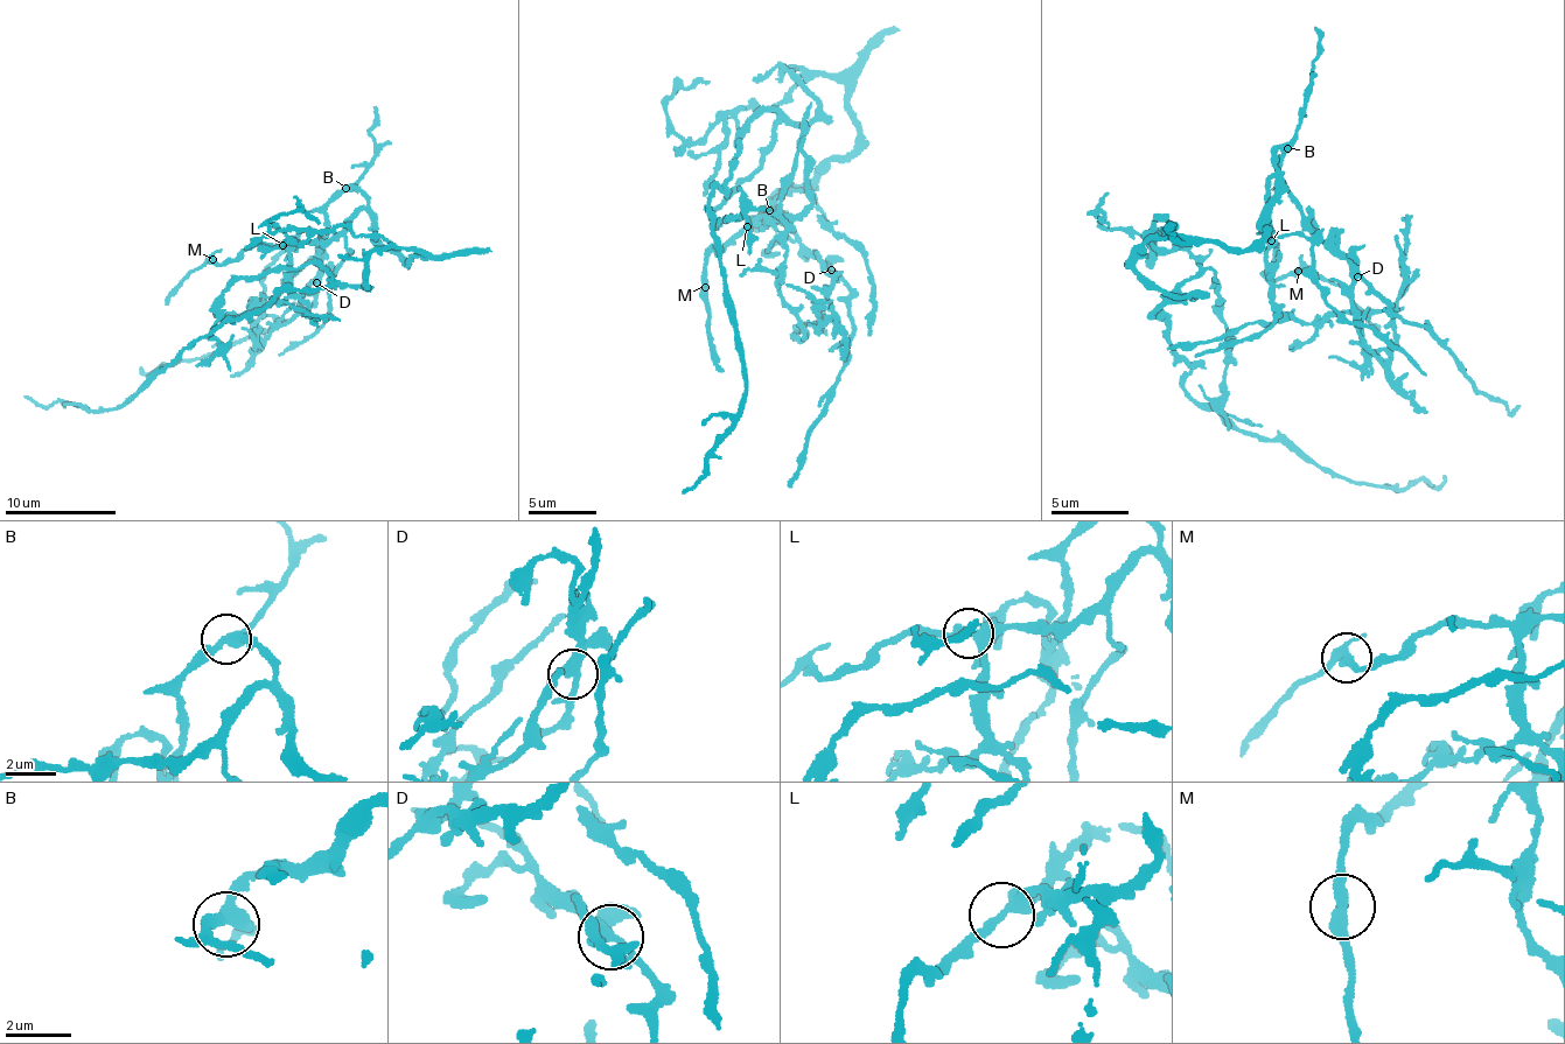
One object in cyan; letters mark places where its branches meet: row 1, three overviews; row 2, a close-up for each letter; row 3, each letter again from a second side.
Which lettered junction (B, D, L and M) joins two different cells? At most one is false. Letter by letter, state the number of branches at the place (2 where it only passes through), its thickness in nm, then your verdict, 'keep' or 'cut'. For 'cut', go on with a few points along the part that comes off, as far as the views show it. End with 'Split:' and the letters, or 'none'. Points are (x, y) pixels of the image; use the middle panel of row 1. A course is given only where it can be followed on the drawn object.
B: 3 | 340 nm | keep
D: 3 | 340 nm | keep
L: 3 | 320 nm | keep
M: 3 | 320 nm | keep
Split: none

